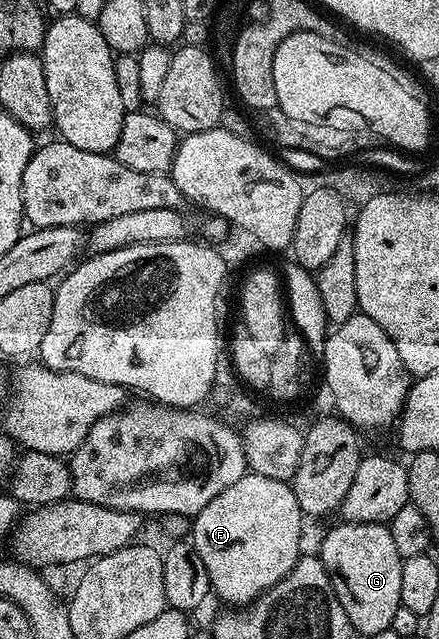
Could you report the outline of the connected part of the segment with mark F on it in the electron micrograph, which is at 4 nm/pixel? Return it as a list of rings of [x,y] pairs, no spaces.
[[[248,473],[240,477],[236,485],[228,485],[224,493],[212,497],[212,501],[208,501],[208,505],[204,505],[204,509],[192,519],[192,542],[204,561],[204,569],[208,569],[211,592],[215,596],[218,594],[226,605],[245,605],[263,595],[269,587],[281,581],[300,558],[298,546],[302,543],[302,522],[304,516],[296,501],[296,493],[287,481]]]

